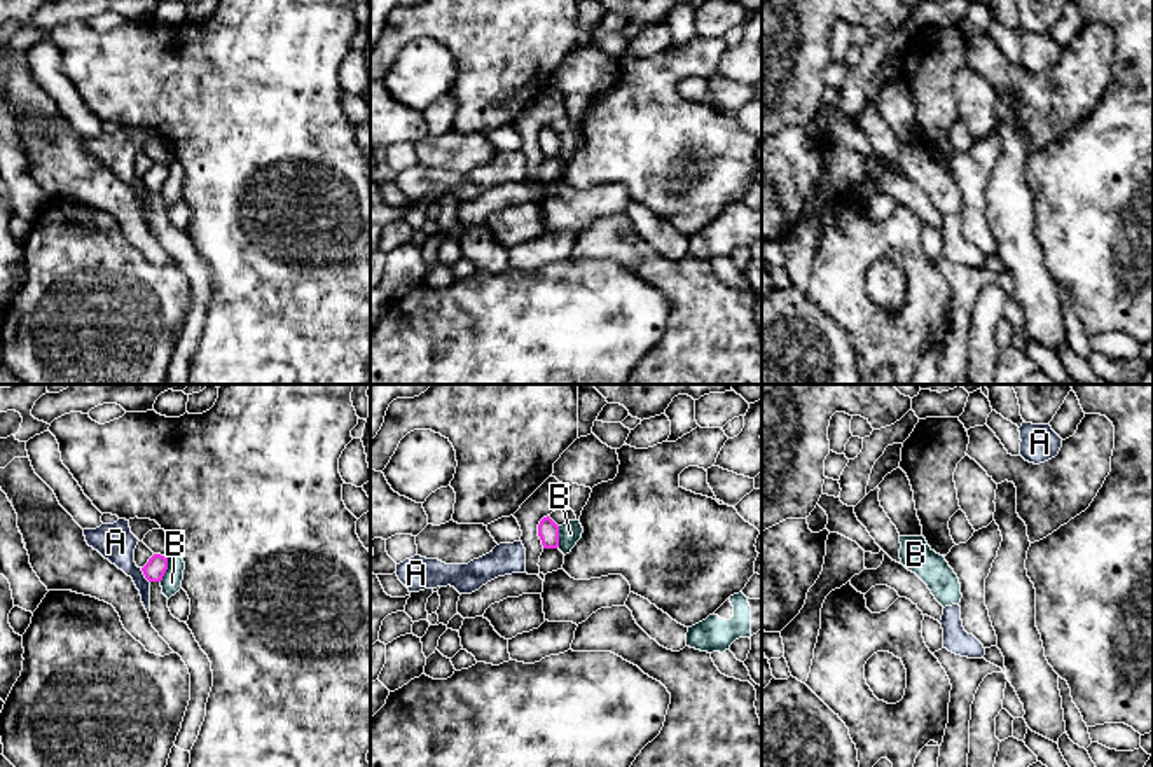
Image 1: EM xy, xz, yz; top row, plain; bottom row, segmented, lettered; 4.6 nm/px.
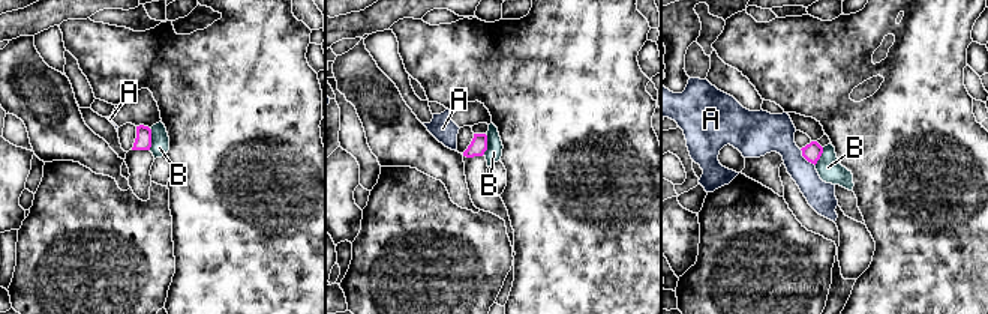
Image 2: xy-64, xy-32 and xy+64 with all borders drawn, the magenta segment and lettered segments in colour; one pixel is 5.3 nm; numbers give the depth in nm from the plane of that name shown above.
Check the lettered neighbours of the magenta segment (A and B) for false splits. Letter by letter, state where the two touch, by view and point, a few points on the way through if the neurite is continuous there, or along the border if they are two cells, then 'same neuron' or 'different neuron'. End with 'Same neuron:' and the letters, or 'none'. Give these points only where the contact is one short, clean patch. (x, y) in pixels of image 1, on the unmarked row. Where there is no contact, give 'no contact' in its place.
A: meets magenta in xy at (144, 182); border along xy (140, 177), (149, 191); different neuron
B: meets magenta in xy at (166, 177); border along xy (168, 166), (168, 177), (159, 189); different neuron
Same neuron: none

